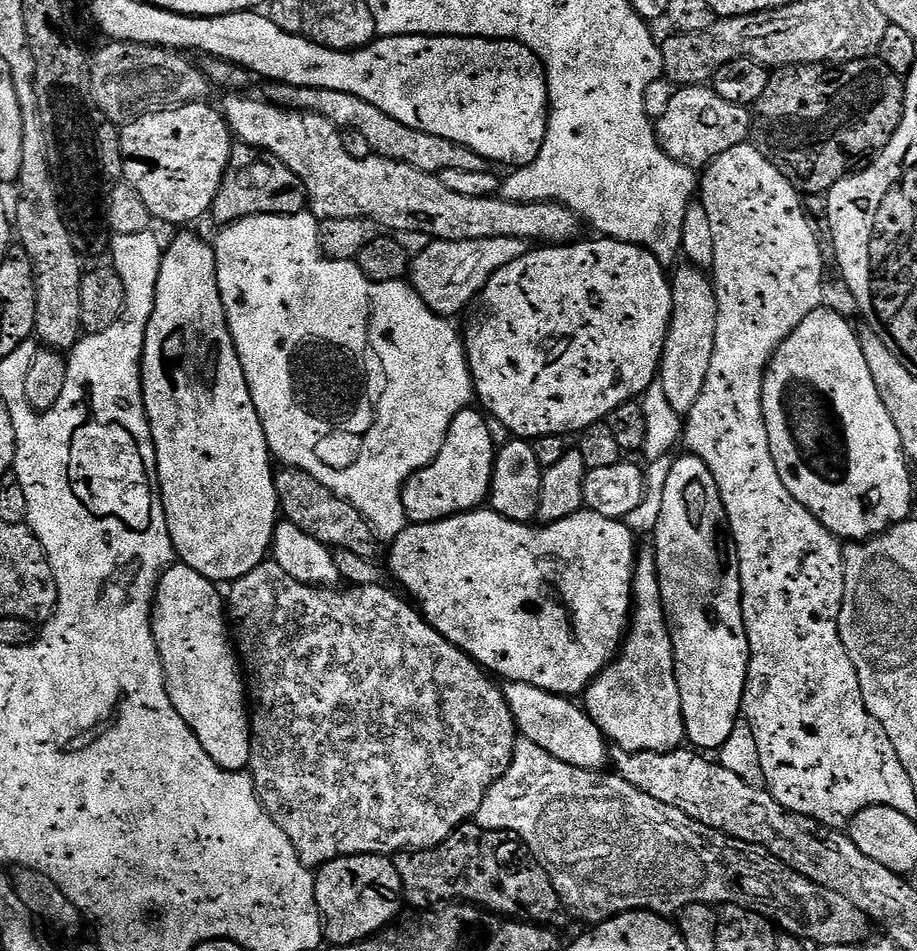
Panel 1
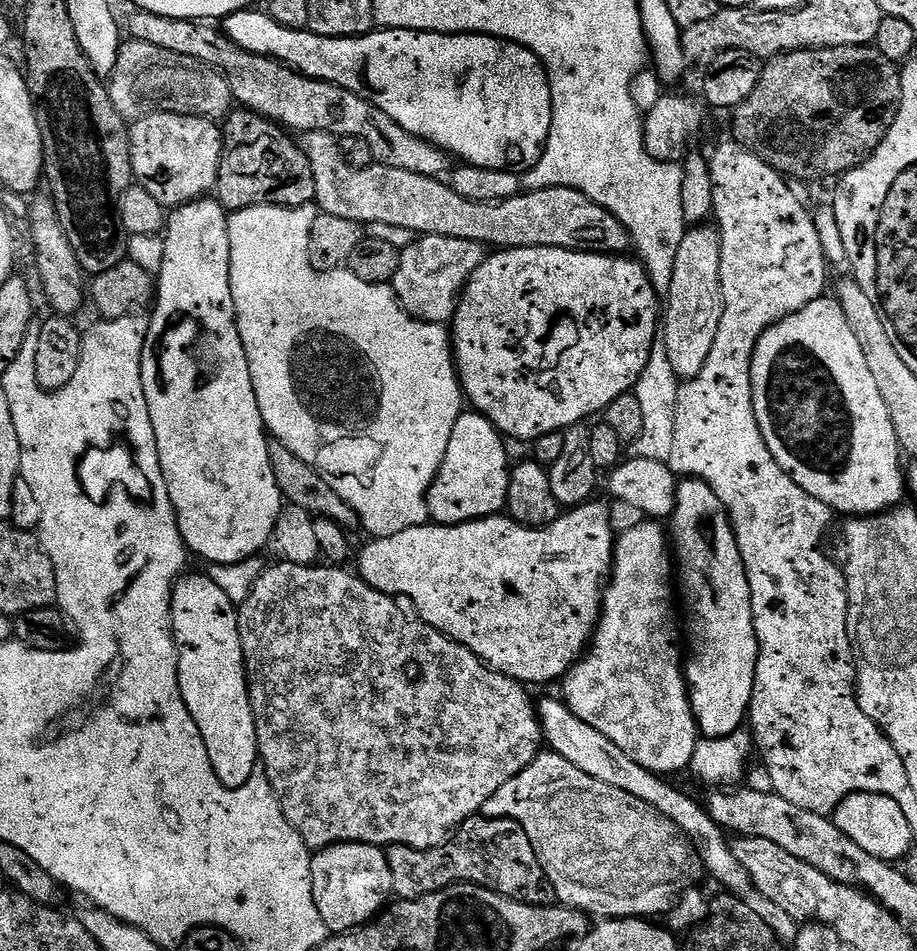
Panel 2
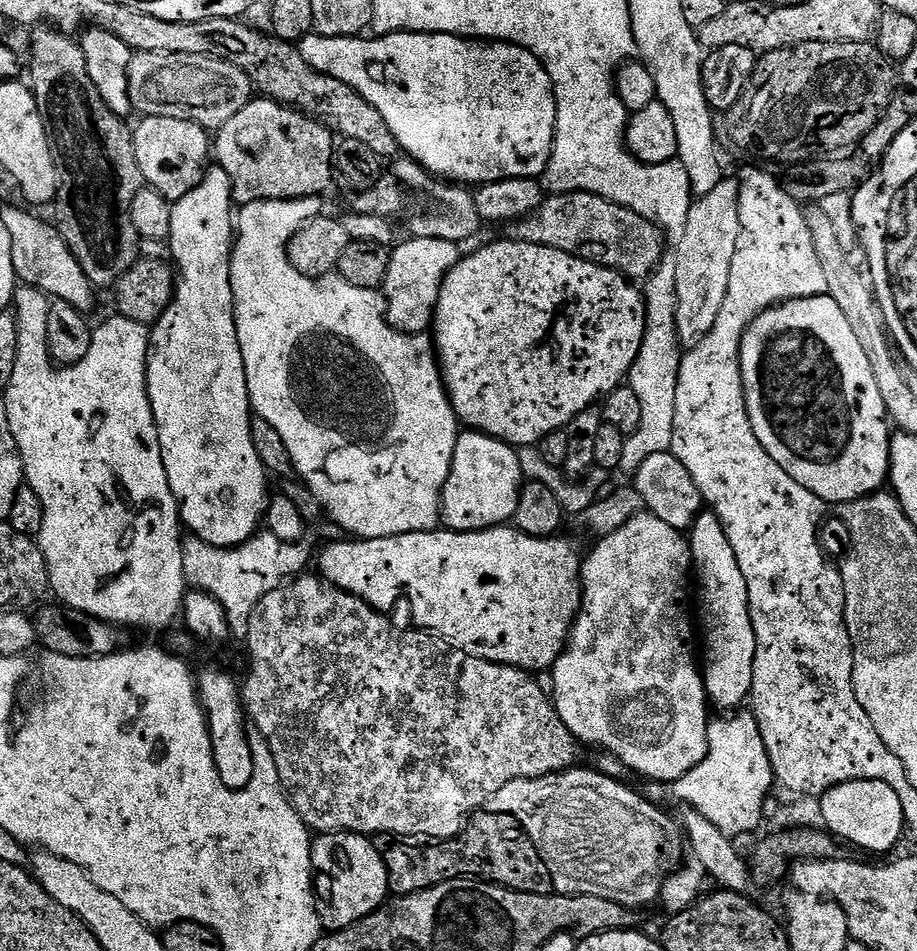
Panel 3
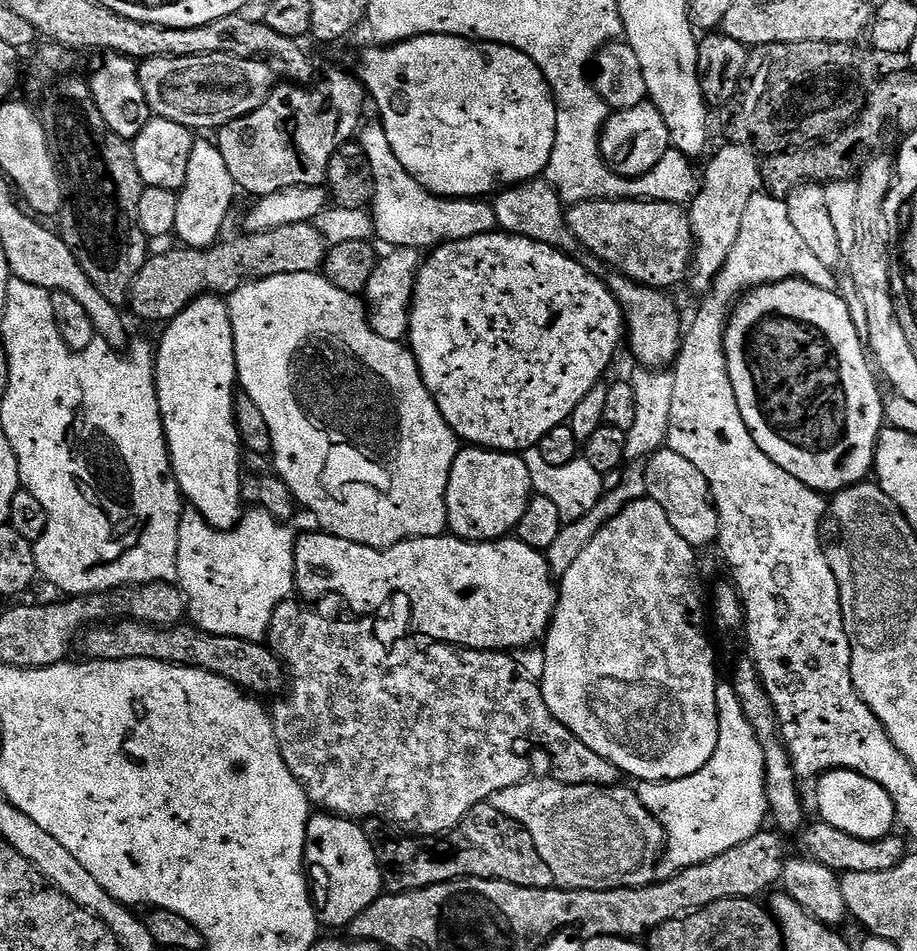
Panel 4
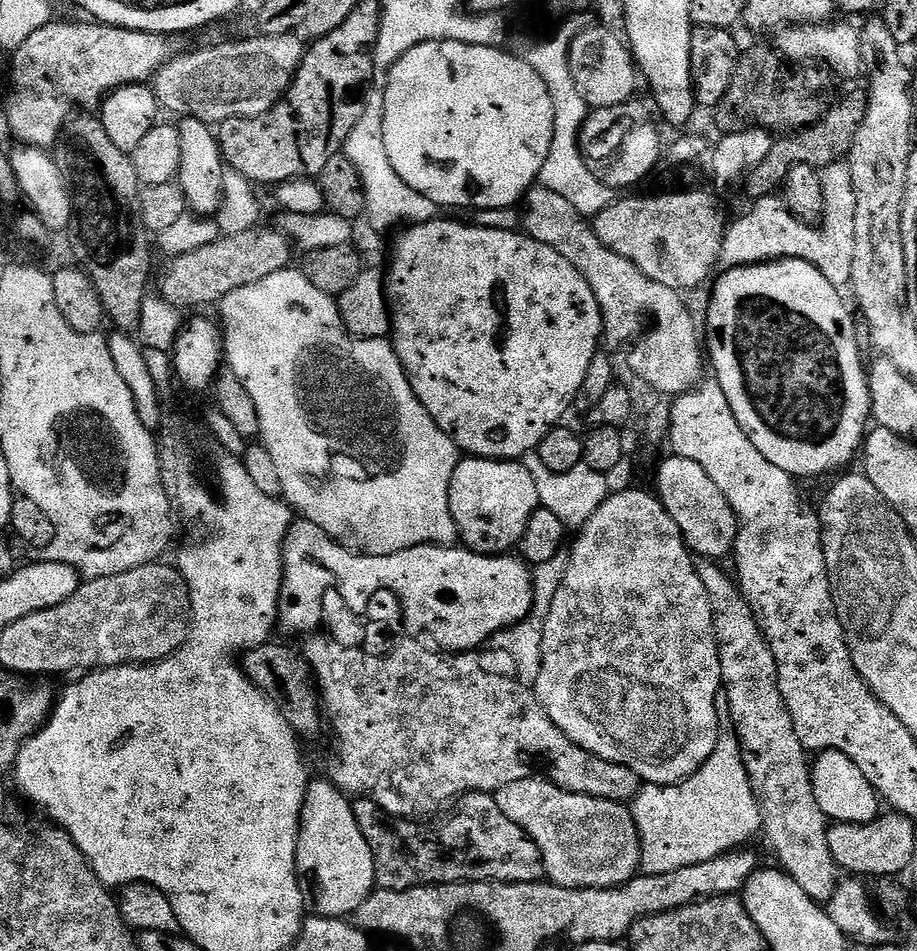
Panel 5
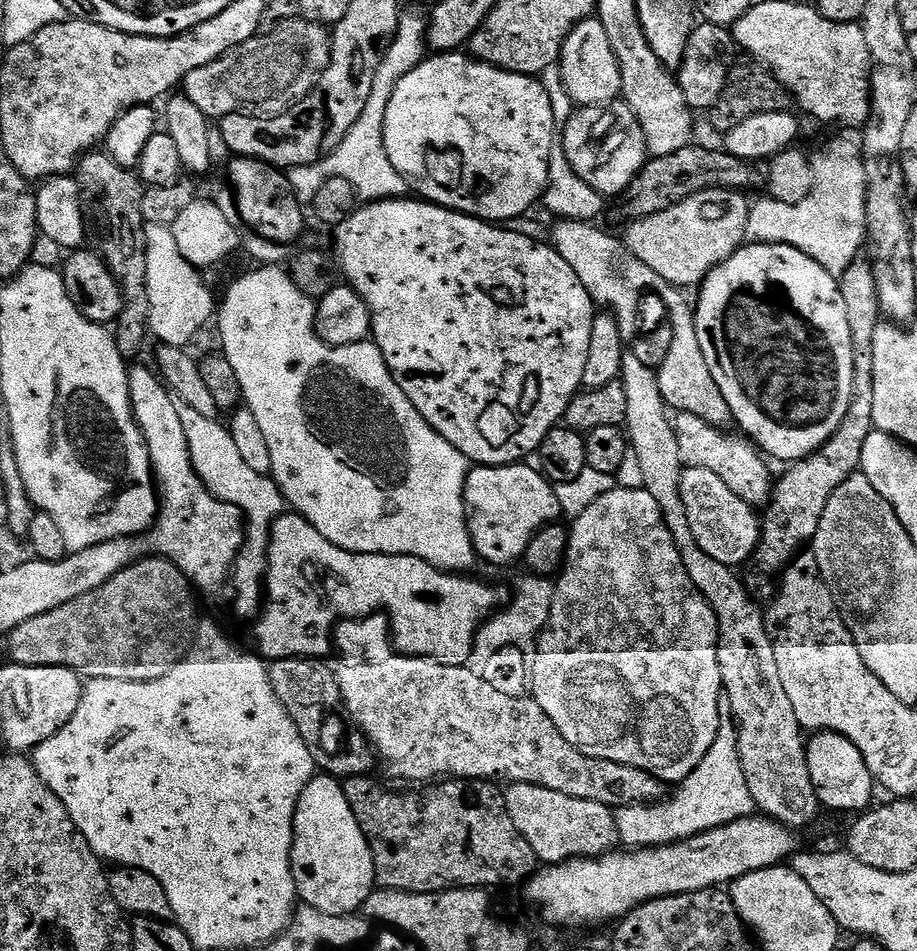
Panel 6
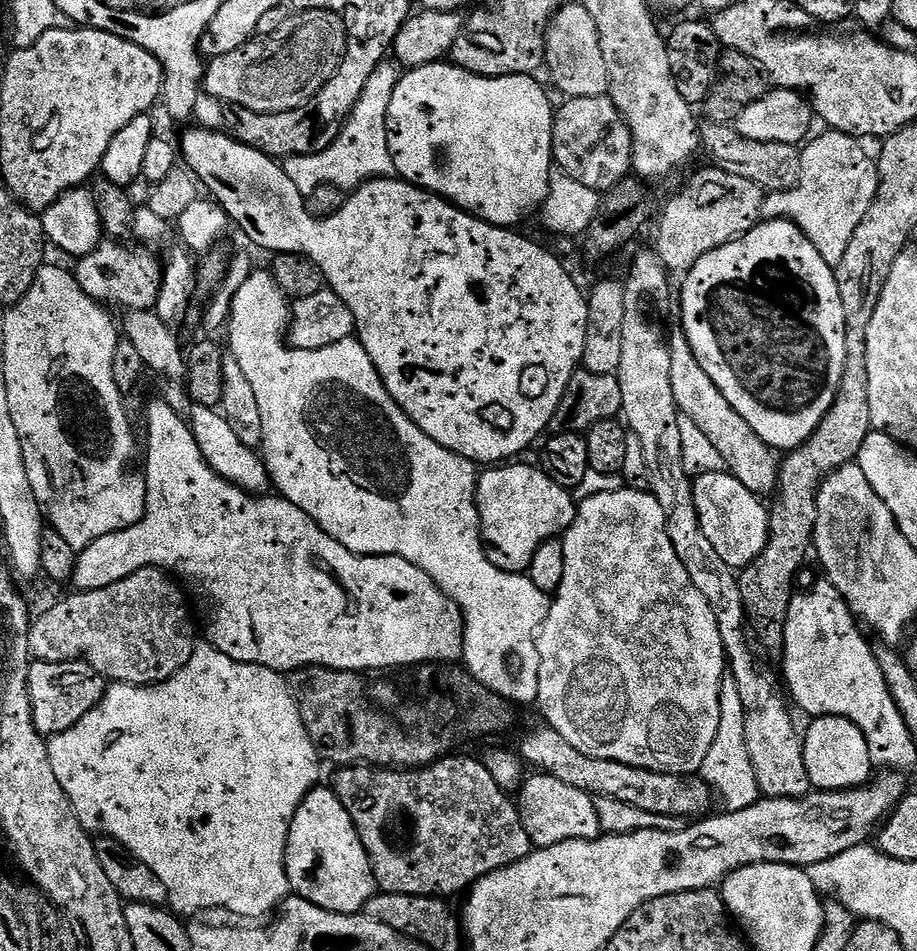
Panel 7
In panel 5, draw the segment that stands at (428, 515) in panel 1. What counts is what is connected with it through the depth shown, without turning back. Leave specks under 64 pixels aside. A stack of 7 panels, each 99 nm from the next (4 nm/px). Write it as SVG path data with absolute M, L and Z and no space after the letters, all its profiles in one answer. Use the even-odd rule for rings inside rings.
M464 458L450 478L450 514L456 523L459 543L472 552L481 552L484 556L511 553L519 545L522 534L526 534L526 522L530 522L539 507L541 503L538 487L523 462Z

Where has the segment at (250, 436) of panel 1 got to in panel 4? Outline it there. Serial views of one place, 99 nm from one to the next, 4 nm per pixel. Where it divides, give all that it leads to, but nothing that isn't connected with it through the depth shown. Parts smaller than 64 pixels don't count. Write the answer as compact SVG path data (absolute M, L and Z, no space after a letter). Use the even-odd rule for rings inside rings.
M193 139L184 171L184 184L178 190L175 239L186 248L211 248L221 239L220 231L228 220L235 196L238 196L238 189L234 178L230 178L230 169L226 166L226 158L222 158L219 143ZM205 294L192 300L173 318L167 321L160 345L154 348L156 358L156 393L158 410L168 443L168 457L172 473L180 487L181 497L190 503L196 512L212 528L230 529L236 527L242 515L240 508L240 474L242 475L242 445L240 431L236 425L236 351L234 330L230 322L228 305L219 295Z

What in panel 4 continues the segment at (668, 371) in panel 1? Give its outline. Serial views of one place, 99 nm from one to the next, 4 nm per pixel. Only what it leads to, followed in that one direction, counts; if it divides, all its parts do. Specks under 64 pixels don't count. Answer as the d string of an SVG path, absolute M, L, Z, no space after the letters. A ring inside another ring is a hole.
M725 143L716 153L711 153L712 161L702 168L702 179L696 189L696 195L687 209L688 221L692 227L694 251L690 269L690 284L699 294L712 291L712 283L722 270L726 258L730 258L730 250L738 238L738 230L742 230L742 218L746 215L746 206L750 206L750 198L757 195L761 187L761 161L757 153L745 144Z

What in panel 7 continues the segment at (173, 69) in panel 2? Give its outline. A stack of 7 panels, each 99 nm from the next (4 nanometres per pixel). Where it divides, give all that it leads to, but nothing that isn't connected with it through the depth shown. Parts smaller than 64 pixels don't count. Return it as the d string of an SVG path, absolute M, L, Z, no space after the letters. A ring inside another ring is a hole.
M326 10L296 12L286 22L282 22L282 26L274 30L274 34L256 36L238 46L238 50L230 50L230 54L211 57L204 70L202 88L211 99L225 105L246 106L246 110L255 112L289 112L307 104L320 93L326 82L330 82L330 78L334 78L344 60L347 45L348 37L344 31L344 17L341 13Z

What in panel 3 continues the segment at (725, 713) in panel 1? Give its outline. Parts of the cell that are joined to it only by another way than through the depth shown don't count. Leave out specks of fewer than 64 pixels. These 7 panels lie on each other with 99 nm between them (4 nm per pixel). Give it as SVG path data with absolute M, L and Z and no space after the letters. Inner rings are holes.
M711 510L701 511L695 522L692 523L690 529L690 543L692 546L692 566L694 569L694 580L700 583L700 608L704 611L704 640L708 643L708 649L705 650L704 656L708 661L703 661L702 675L704 677L704 689L708 691L708 698L713 709L724 708L720 710L736 710L741 707L740 704L749 699L752 695L752 683L754 682L754 658L756 657L756 635L754 634L754 626L750 618L750 594L746 586L746 578L742 578L742 570L738 566L738 558L734 558L734 546L730 546L730 538L726 538L726 530L722 526L722 522Z

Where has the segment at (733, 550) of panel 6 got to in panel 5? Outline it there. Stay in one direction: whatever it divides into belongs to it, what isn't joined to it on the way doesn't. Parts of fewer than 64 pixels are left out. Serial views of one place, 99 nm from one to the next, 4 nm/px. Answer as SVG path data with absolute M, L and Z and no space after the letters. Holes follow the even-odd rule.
M668 454L656 474L656 488L660 503L670 514L670 518L674 518L678 530L684 536L684 543L697 557L720 562L727 552L729 555L735 549L740 524L730 502L726 502L726 494L722 494L722 490L714 486L710 474L706 474L706 470L698 466L698 462Z

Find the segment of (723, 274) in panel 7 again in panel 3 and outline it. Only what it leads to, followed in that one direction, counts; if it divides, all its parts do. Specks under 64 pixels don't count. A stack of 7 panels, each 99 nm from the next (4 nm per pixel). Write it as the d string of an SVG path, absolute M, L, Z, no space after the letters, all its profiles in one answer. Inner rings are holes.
M826 295L787 300L784 304L775 304L772 308L766 309L758 318L754 318L754 322L750 322L750 326L742 338L740 373L744 383L744 397L750 426L754 426L754 434L758 438L758 442L762 442L766 454L770 454L770 458L774 458L774 462L778 462L778 466L782 466L782 470L786 470L786 474L790 474L790 478L794 478L794 482L806 486L806 490L810 490L810 494L814 494L828 506L854 502L858 498L879 492L885 487L892 467L890 431L888 432L890 417L882 402L882 393L878 391L878 382L874 382L870 361L866 359L866 353L862 351L862 342L858 342L858 338L854 334L854 326L850 326L846 314L842 314L842 309L839 308L838 302L834 302L834 298Z

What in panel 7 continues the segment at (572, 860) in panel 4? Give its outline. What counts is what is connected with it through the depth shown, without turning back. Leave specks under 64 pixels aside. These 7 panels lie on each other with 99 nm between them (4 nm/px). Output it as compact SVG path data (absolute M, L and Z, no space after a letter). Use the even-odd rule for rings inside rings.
M529 775L518 789L522 826L526 826L526 834L530 834L532 845L536 848L549 848L558 846L560 842L597 840L601 836L598 810L592 795L578 790L578 786L566 786L566 782L553 776L532 775Z

